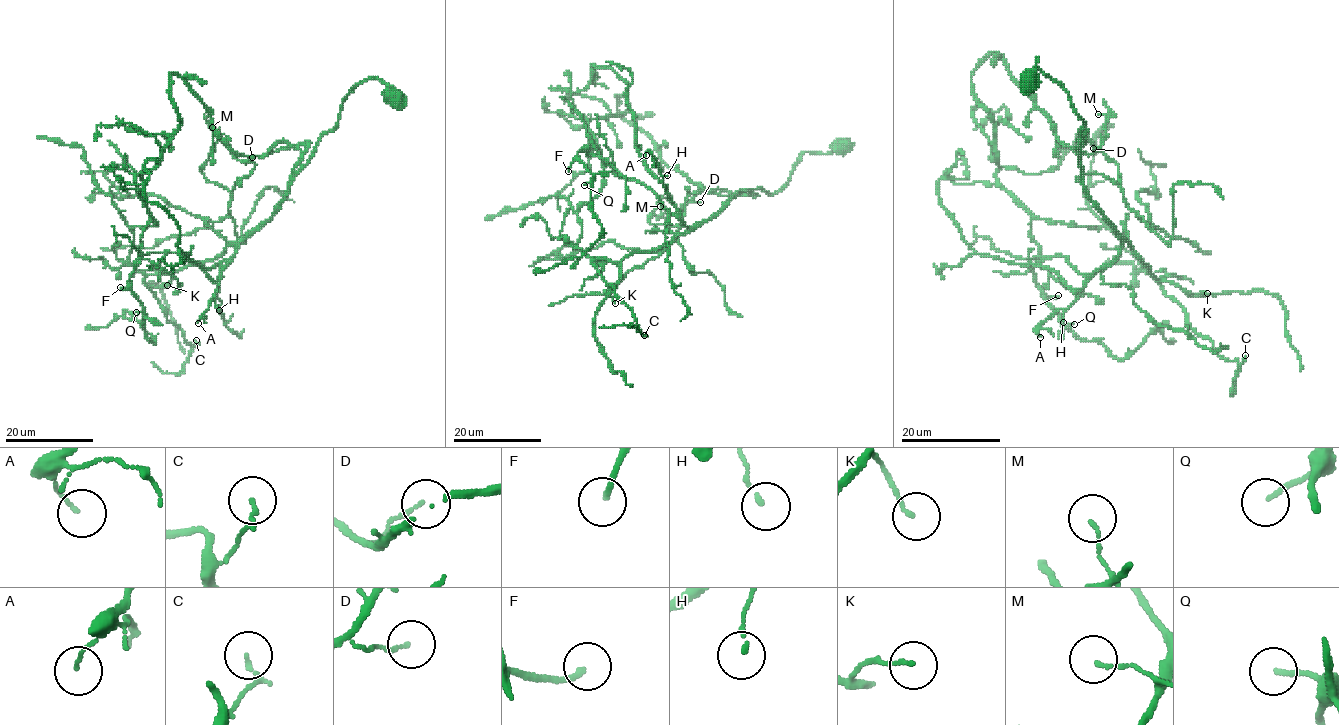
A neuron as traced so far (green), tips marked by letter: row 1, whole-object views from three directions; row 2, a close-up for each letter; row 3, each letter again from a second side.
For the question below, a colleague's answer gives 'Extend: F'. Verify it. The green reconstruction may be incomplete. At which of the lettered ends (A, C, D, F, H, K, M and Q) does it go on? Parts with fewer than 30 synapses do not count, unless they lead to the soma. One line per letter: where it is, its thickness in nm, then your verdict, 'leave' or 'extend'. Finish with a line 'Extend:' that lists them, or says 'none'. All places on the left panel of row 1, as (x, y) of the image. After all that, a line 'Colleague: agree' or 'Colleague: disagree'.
A: (198, 323) | 90 nm | leave
C: (196, 340) | 80 nm | leave
D: (252, 157) | 100 nm | leave
F: (120, 287) | 150 nm | extend
H: (219, 310) | 110 nm | leave
K: (167, 285) | 110 nm | leave
M: (212, 127) | 80 nm | leave
Q: (136, 312) | 140 nm | leave
Extend: F
Colleague: agree

